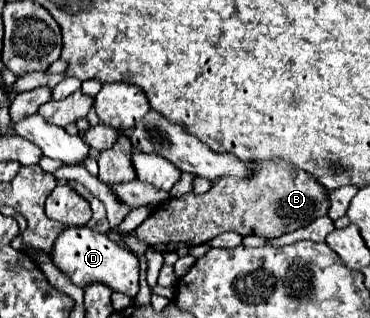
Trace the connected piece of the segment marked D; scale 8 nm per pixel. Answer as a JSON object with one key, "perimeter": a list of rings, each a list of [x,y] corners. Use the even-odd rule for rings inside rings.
{"perimeter":[[[70,227],[60,233],[54,245],[54,263],[78,287],[98,281],[108,285],[112,291],[120,291],[128,297],[134,297],[140,291],[138,257],[130,249],[112,241],[106,233],[94,231],[90,227]]]}

